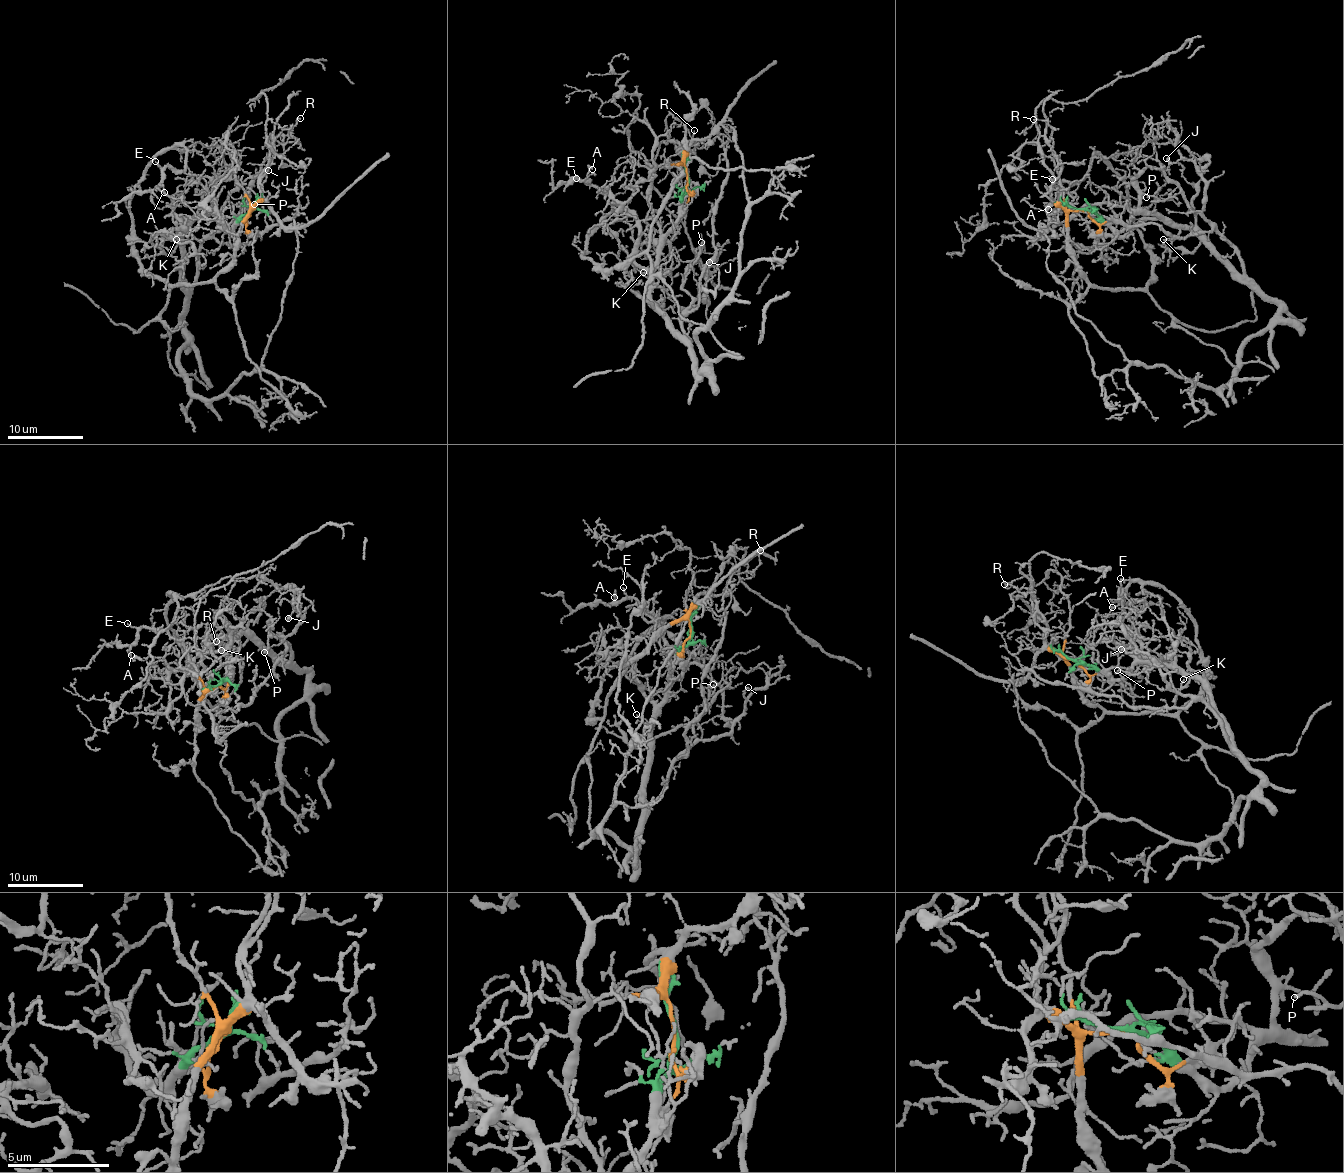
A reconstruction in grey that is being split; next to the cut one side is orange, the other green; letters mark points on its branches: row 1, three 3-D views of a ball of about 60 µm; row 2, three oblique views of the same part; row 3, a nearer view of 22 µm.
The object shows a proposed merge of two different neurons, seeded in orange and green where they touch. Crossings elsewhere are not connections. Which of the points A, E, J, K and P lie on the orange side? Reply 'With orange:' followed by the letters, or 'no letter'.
With orange: A, E

